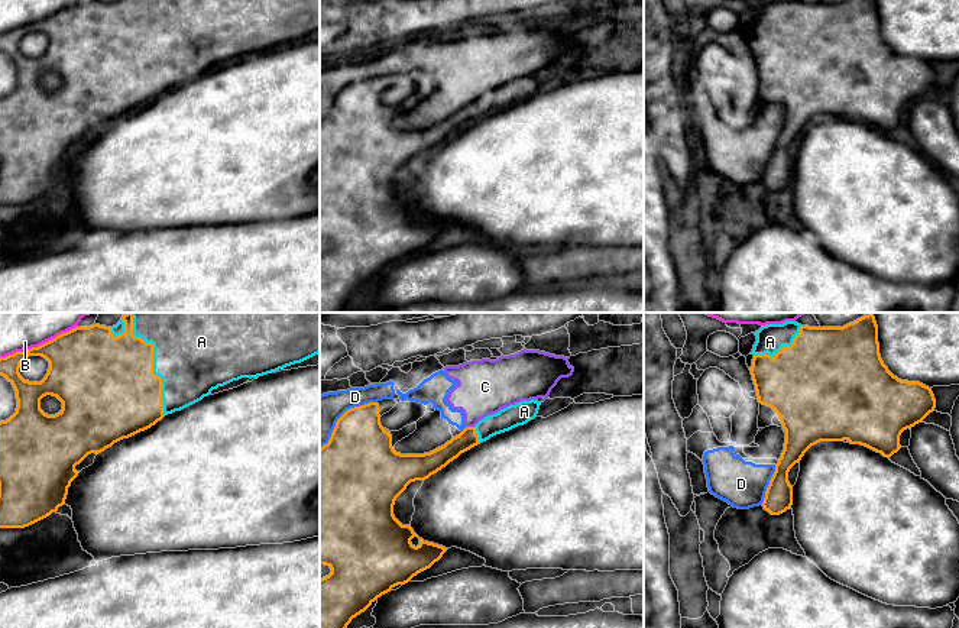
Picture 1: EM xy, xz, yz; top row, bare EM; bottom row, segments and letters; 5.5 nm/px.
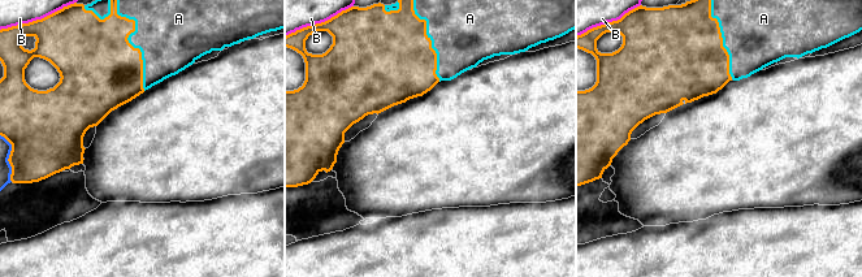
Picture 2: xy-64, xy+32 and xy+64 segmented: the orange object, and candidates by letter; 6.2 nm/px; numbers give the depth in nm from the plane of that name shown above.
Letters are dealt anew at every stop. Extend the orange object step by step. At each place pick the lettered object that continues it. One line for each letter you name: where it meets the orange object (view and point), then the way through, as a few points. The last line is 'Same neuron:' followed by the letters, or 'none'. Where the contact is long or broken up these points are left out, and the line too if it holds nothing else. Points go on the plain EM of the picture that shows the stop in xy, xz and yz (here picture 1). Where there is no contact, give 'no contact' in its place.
A: contact xy (152, 42)
Same neuron: A

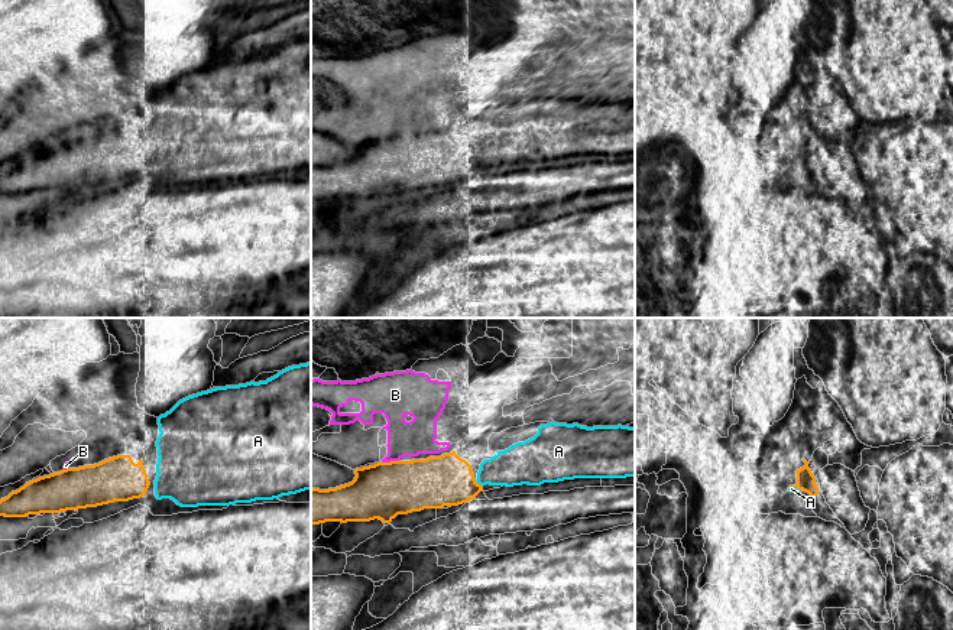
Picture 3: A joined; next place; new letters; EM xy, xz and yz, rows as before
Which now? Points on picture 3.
A: contact xz (479, 161)
Same neuron: A

